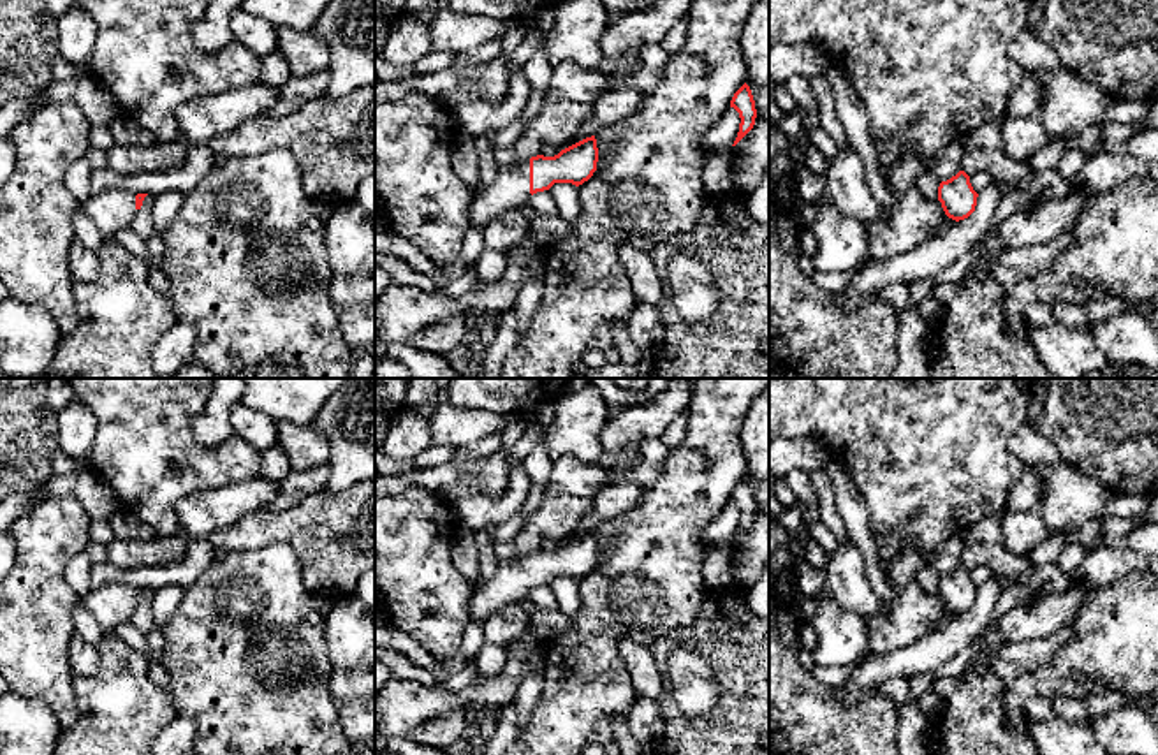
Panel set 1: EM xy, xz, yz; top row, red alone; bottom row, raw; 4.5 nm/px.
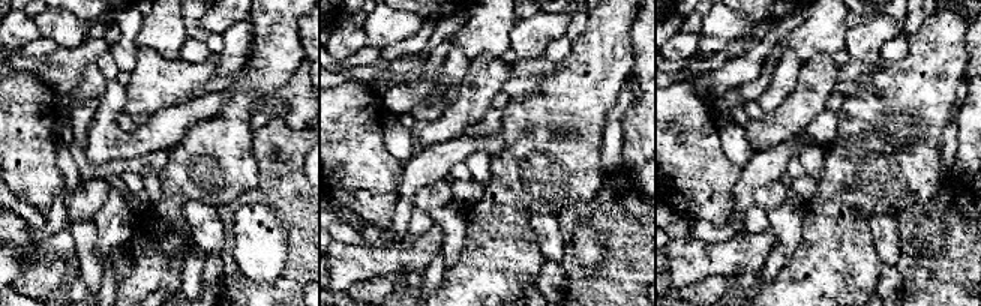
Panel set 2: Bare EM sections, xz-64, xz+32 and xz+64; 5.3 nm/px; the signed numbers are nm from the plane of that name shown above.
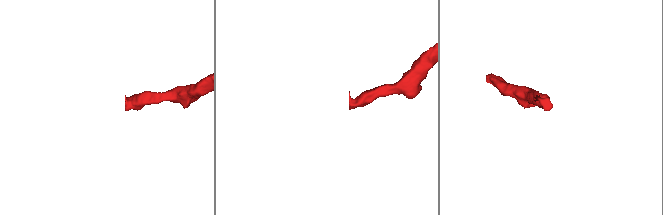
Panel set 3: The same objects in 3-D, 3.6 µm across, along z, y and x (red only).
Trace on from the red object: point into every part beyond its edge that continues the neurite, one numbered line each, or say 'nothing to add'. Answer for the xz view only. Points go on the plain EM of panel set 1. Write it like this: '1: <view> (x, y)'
1: xz (509, 585)

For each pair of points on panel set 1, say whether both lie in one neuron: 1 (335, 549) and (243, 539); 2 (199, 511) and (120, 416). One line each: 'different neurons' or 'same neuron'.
1: same neuron
2: different neurons

